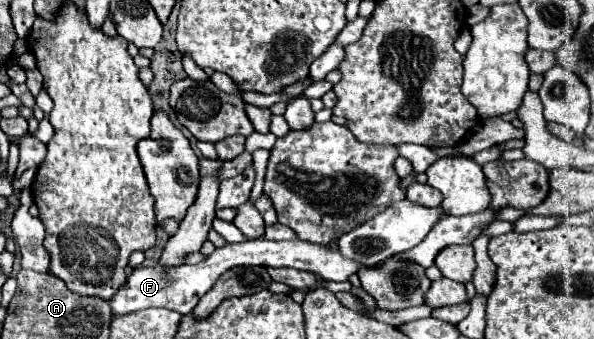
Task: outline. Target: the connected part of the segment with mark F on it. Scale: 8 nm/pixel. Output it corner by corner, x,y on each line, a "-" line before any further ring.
264,238
246,240
240,244
226,244
222,248
216,248
210,256
206,256
200,264
194,264
194,266
182,264
182,266
162,268
156,264
156,266
134,268
126,284
110,298
112,314
120,316
128,312
146,310
146,308
172,308
180,314
188,314
194,310
200,298
214,286
218,276
222,276
226,270
236,268
236,266
272,266
272,268
286,266
286,268
320,274
322,278
334,280
334,282
344,282
348,280
350,274
360,270
358,262
342,258
338,250
330,250
328,246
318,246
318,244
302,242
302,240
290,240
290,242
270,242

